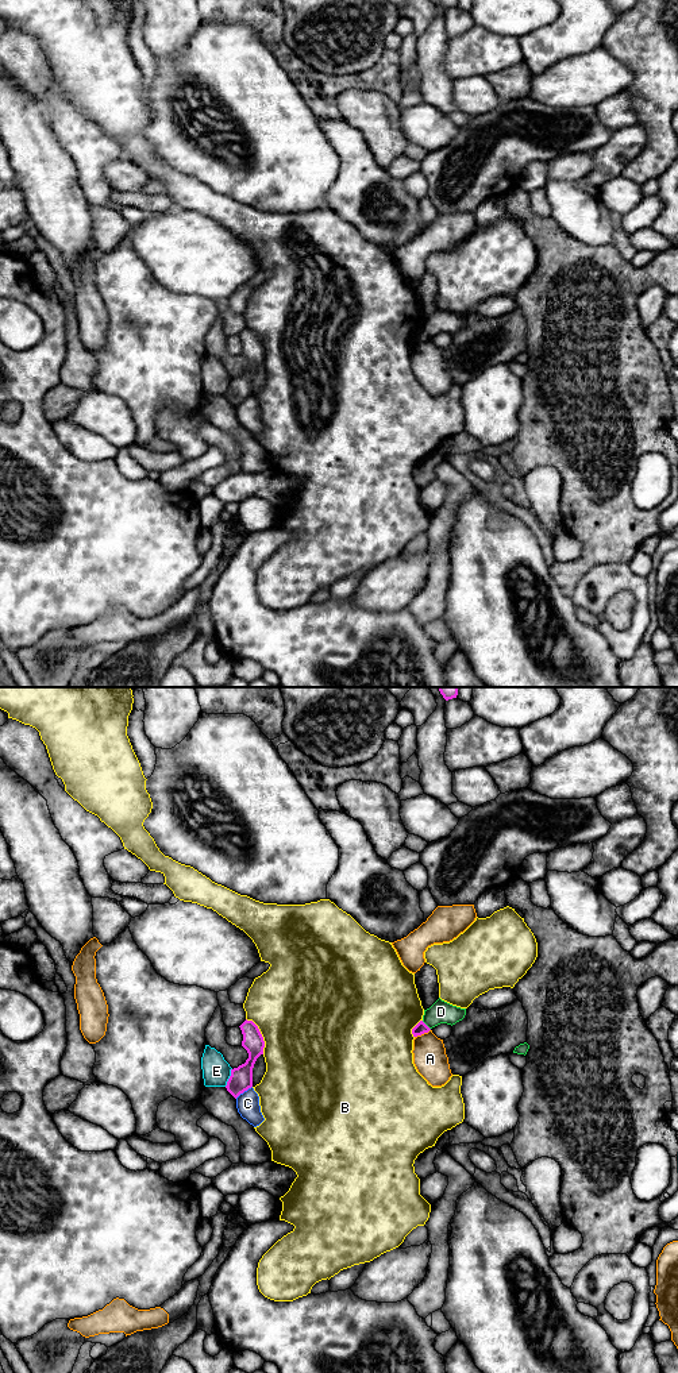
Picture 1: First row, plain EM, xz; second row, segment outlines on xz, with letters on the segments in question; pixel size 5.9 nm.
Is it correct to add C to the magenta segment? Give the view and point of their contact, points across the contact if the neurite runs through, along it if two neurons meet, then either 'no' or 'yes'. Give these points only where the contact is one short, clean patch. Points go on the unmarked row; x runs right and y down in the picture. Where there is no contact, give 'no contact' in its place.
xz (243, 400) | along xz (251, 394), (235, 407) | no

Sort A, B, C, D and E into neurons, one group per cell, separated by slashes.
A / B / C / D / E

